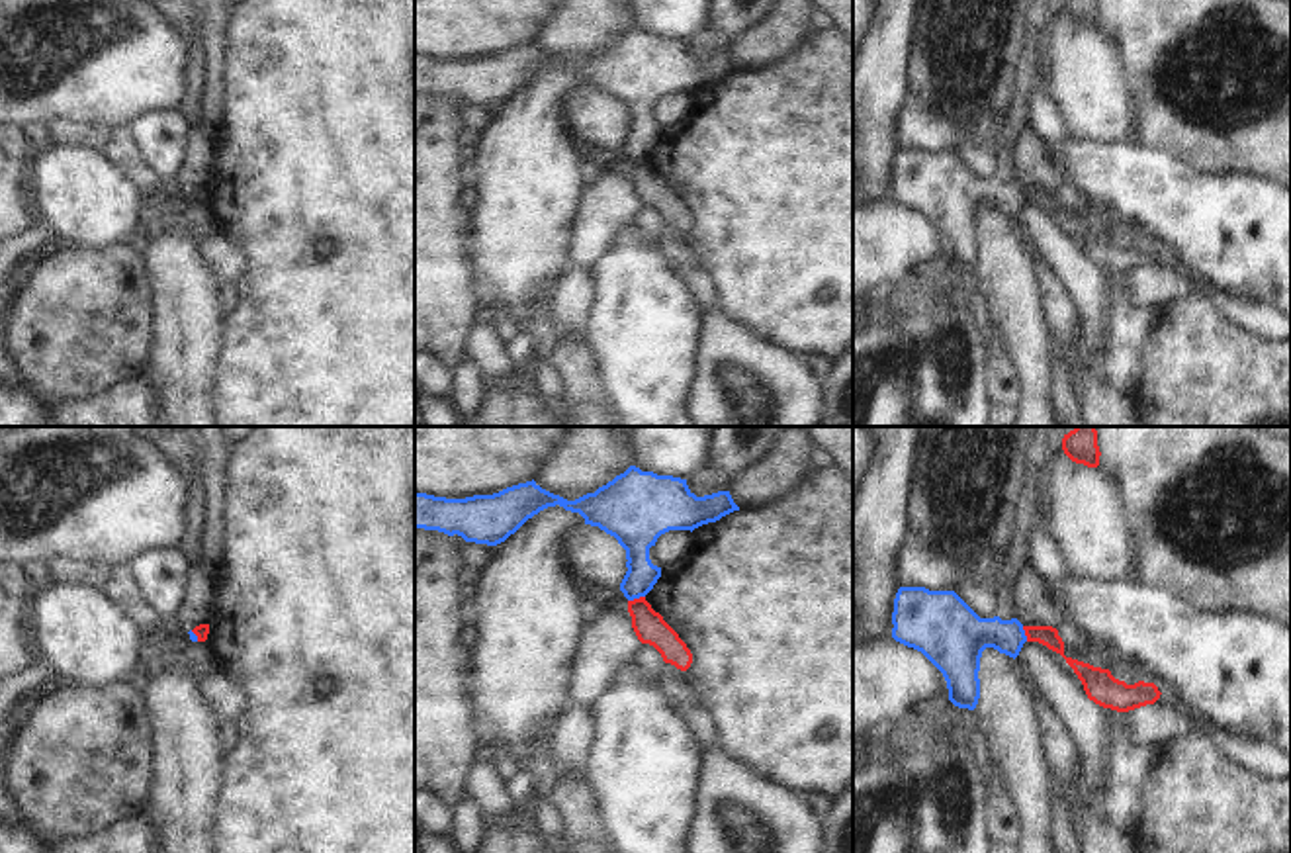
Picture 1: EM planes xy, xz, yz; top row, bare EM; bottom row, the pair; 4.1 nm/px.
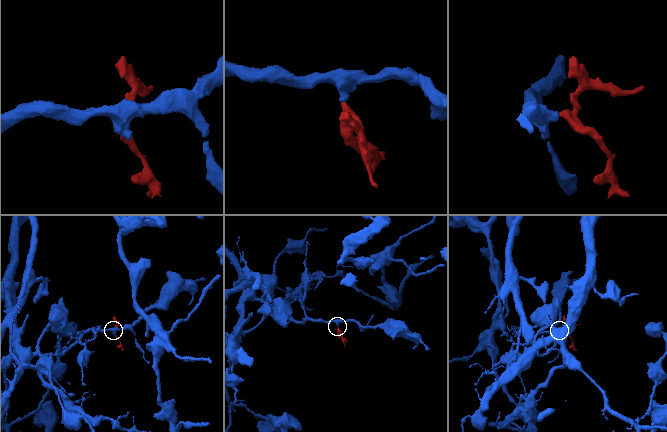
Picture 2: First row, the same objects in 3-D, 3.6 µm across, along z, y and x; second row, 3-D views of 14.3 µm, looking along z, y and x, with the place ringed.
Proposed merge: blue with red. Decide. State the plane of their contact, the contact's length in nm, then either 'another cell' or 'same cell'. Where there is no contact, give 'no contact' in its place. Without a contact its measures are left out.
xz | 80 nm | another cell

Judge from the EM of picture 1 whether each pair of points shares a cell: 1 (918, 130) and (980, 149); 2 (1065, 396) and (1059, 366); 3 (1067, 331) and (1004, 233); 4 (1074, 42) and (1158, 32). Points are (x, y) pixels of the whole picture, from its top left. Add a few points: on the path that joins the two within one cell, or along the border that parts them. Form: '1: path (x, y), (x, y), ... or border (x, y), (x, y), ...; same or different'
1: border (1002, 134), (996, 137), (963, 139), (951, 151); different
2: path (1061, 388), (1061, 374); same
3: border (1033, 255), (1033, 278), (1049, 329); different
4: border (1098, 28), (1117, 44), (1127, 81); different

